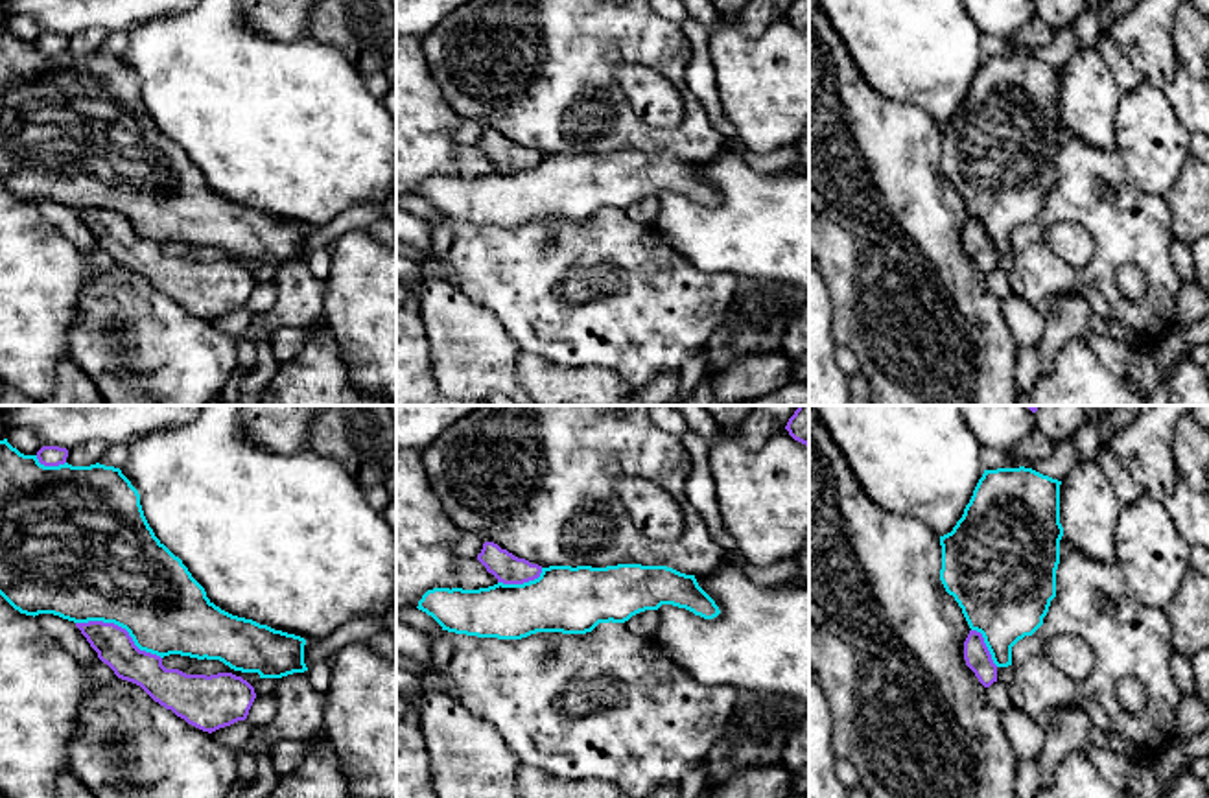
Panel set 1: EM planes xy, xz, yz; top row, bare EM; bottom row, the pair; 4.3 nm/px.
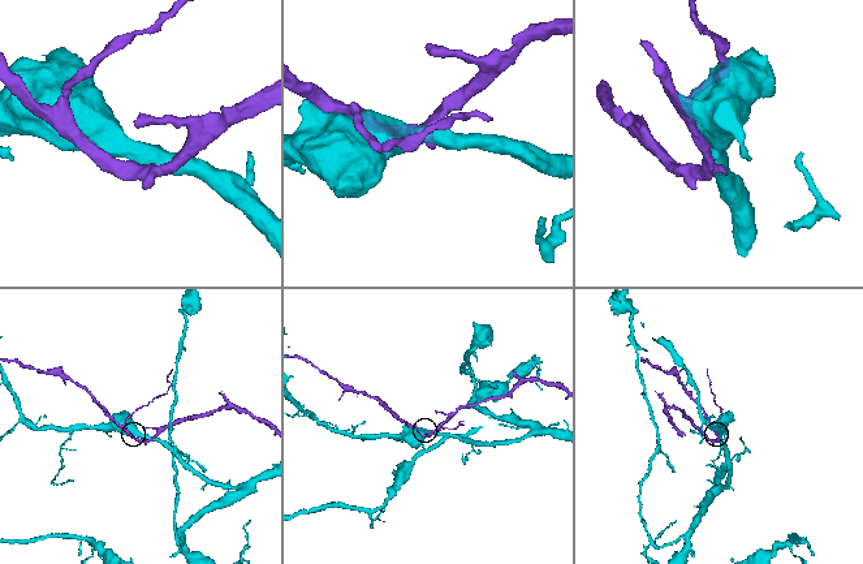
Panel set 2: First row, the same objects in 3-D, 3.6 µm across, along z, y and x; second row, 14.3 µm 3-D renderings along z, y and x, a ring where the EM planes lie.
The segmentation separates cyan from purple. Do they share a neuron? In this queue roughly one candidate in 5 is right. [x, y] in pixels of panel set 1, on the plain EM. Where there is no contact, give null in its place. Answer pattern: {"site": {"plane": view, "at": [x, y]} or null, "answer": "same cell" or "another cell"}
{"site": {"plane": "xy", "at": [120, 212]}, "answer": "another cell"}

